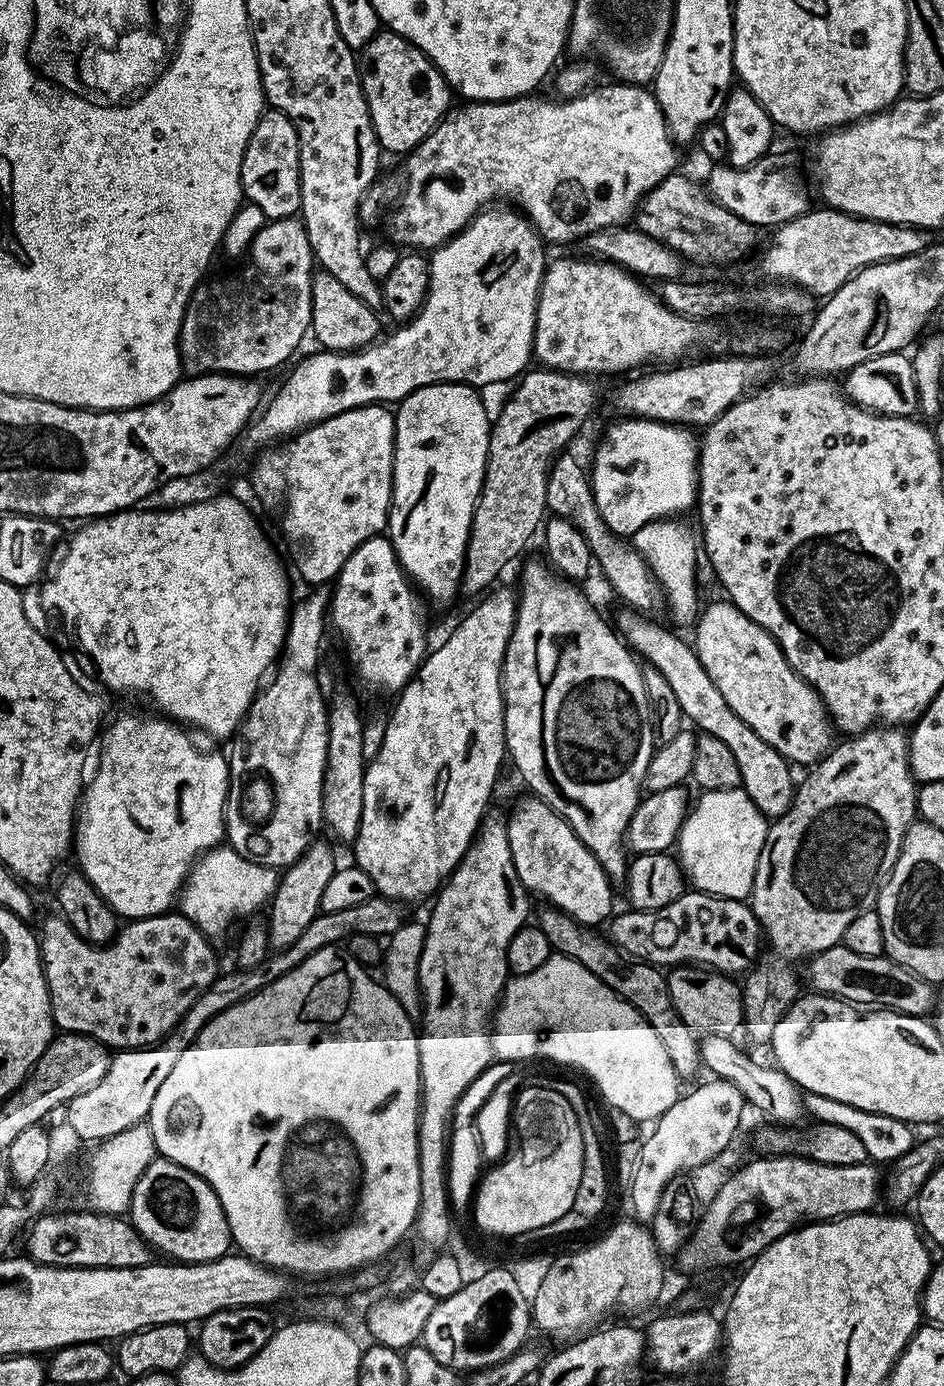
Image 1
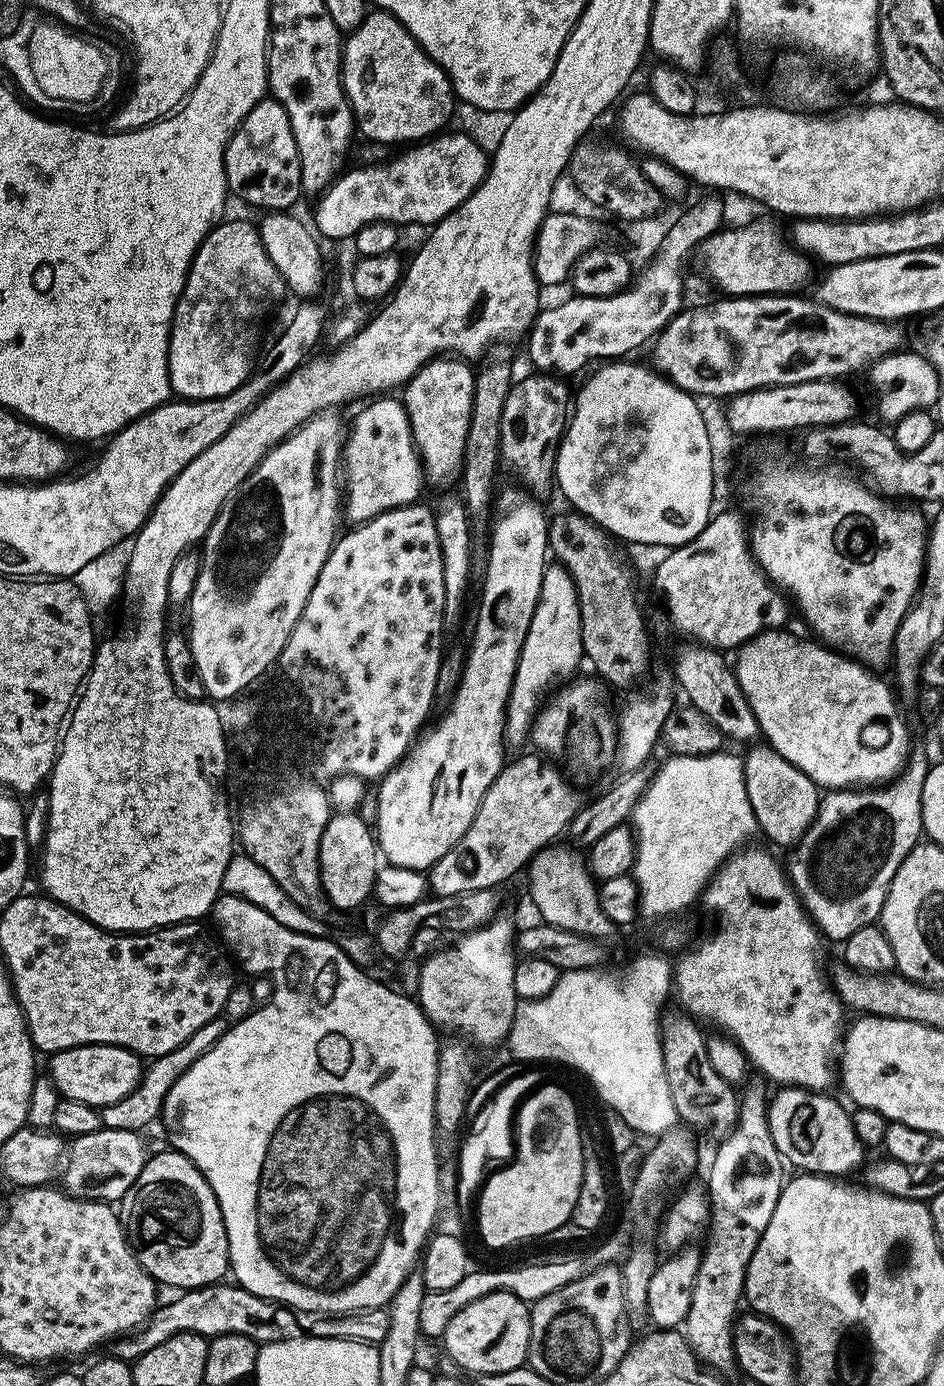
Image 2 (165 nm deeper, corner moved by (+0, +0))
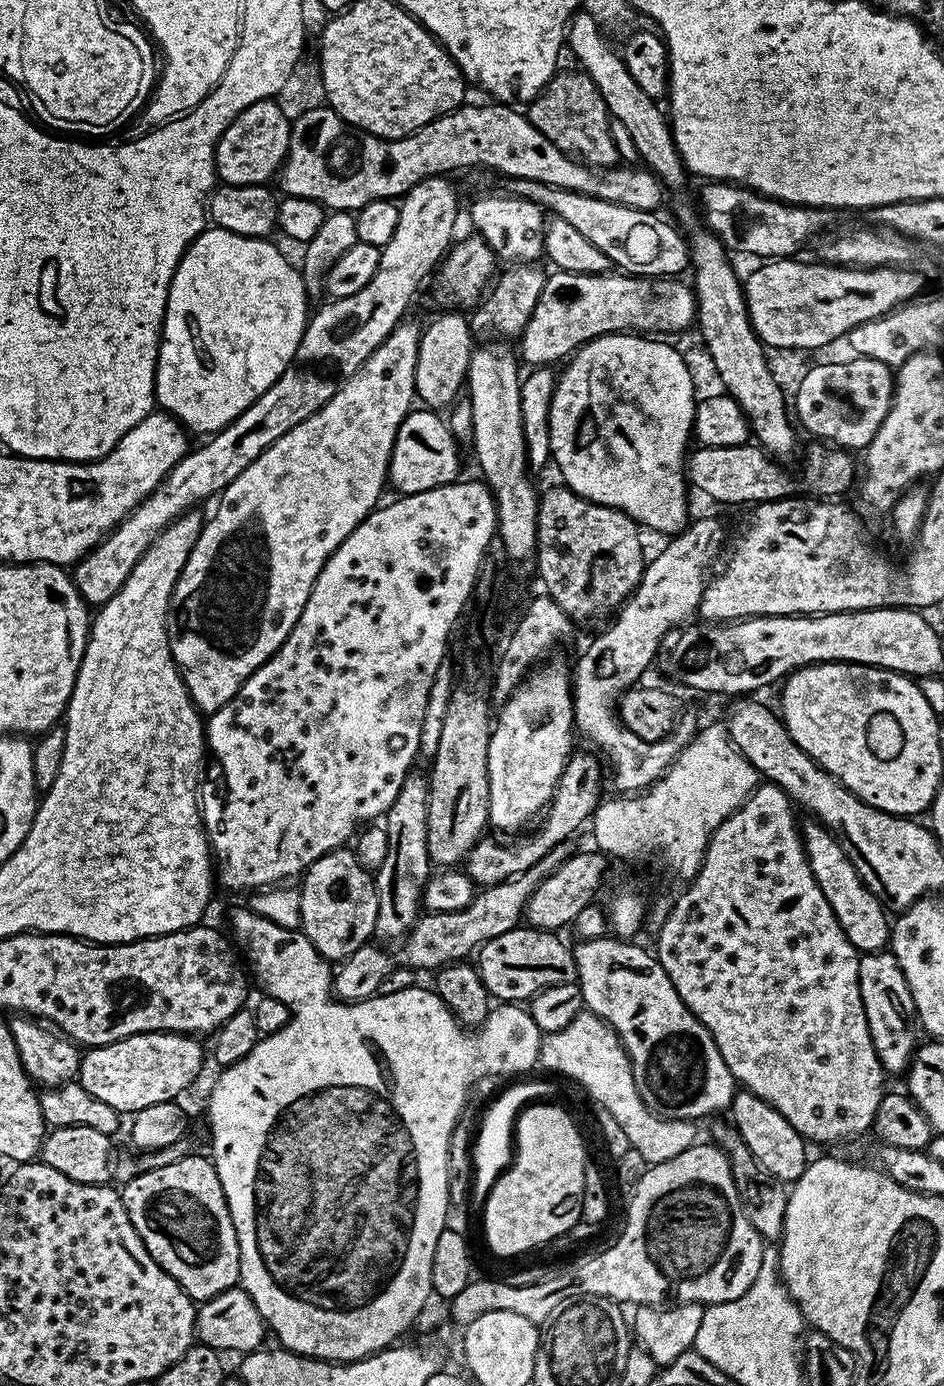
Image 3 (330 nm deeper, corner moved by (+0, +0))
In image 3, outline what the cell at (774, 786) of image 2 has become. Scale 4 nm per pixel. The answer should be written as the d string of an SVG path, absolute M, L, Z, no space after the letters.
M808 822L808 825L803 825L802 828L802 839L804 841L804 852L808 855L808 865L810 866L810 870L814 874L814 878L818 882L818 886L822 890L822 894L826 894L826 902L830 902L830 910L834 910L834 918L838 918L838 926L842 926L842 934L846 934L846 938L850 943L852 943L857 952L863 954L866 952L883 952L885 949L889 947L890 944L890 916L886 911L883 904L880 903L879 898L877 898L870 889L860 881L860 875L856 873L854 870L854 866L851 862L846 858L846 854L842 850L842 846L838 843L829 832L822 825L817 824L815 822Z

